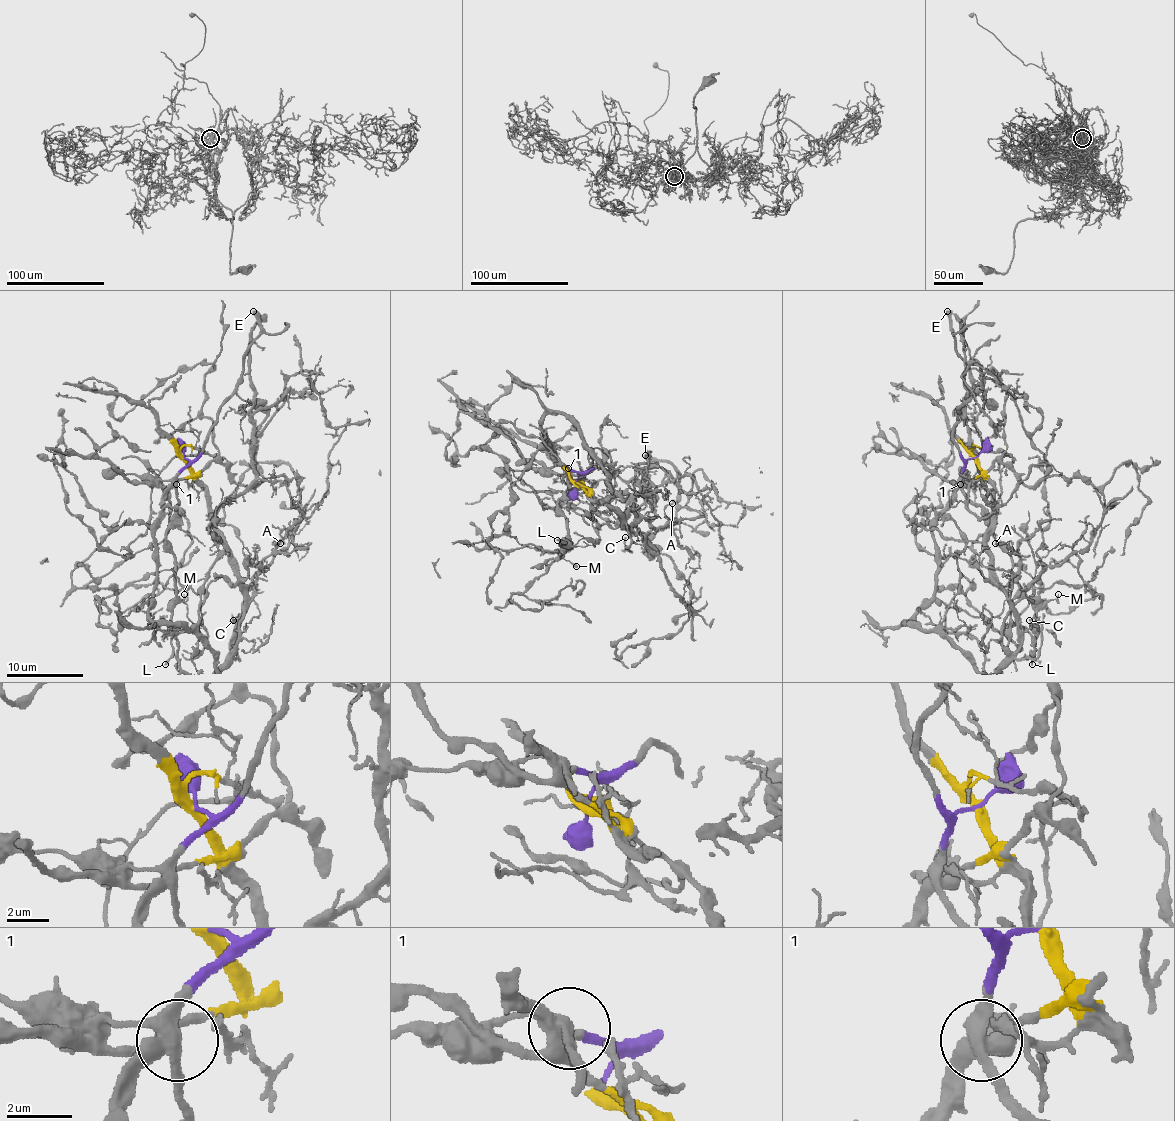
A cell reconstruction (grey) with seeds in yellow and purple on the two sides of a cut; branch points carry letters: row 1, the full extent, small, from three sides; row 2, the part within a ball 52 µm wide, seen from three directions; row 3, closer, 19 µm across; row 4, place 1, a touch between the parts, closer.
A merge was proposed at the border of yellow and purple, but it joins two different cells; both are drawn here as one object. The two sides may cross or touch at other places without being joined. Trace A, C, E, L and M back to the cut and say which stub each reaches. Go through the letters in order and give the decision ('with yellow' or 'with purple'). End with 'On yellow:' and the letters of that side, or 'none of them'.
A: with yellow
C: with yellow
E: with purple
L: with purple
M: with purple
On yellow: A, C

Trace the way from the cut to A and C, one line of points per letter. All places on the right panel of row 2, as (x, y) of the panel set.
A: (976, 457), (993, 492), (993, 530), (987, 544), (993, 582), (1008, 597), (1018, 553), (1010, 542), (995, 544)
C: (976, 457), (993, 492), (987, 549), (1020, 638), (1018, 659), (1041, 646), (1041, 624), (1030, 621)

